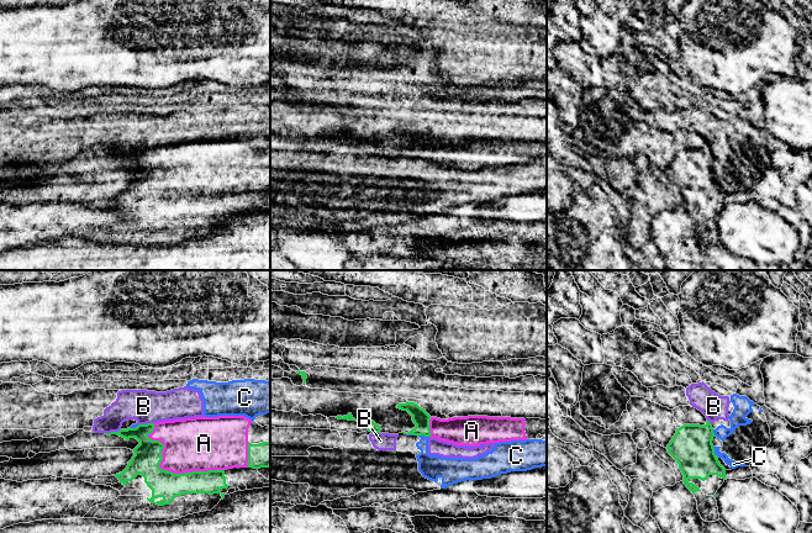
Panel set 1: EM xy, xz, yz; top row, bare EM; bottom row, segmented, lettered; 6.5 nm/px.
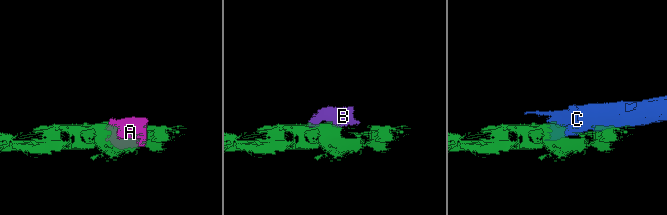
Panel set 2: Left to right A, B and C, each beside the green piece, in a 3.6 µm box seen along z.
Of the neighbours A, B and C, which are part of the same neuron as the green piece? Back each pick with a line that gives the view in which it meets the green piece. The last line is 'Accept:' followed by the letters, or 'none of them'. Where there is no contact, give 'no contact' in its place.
A: meets green in xy
Accept: A

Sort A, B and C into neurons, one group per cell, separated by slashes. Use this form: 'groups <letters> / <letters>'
groups A / B C

